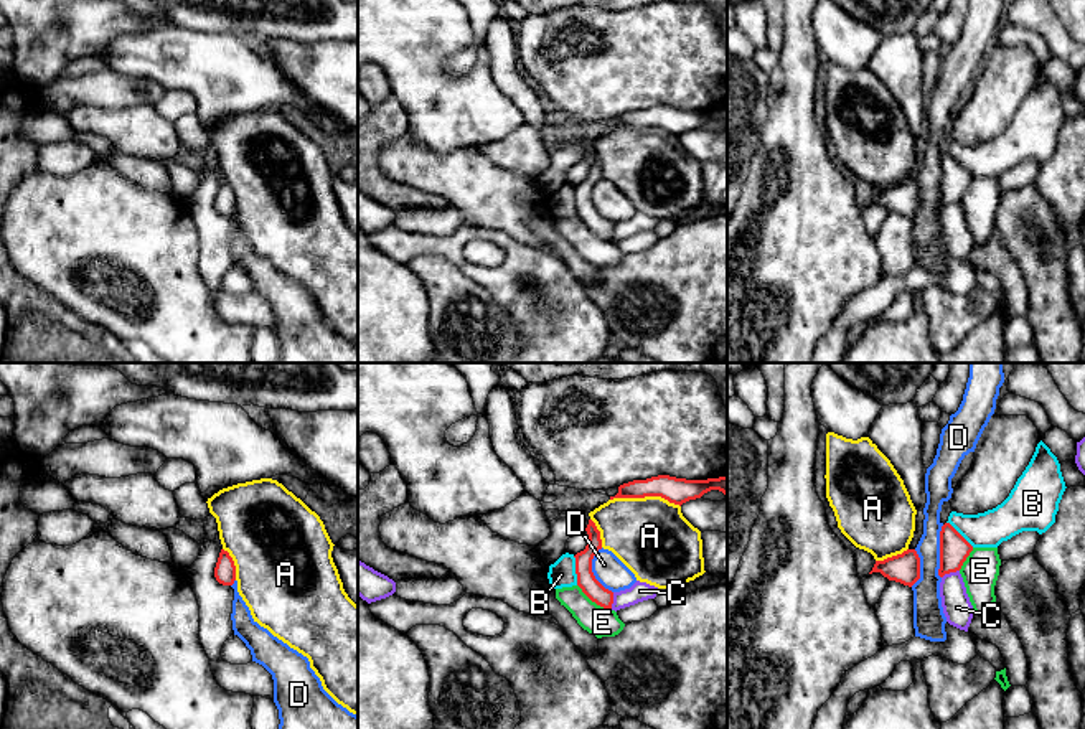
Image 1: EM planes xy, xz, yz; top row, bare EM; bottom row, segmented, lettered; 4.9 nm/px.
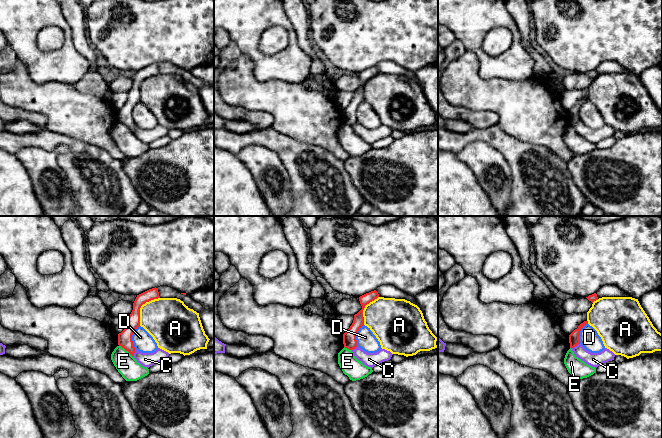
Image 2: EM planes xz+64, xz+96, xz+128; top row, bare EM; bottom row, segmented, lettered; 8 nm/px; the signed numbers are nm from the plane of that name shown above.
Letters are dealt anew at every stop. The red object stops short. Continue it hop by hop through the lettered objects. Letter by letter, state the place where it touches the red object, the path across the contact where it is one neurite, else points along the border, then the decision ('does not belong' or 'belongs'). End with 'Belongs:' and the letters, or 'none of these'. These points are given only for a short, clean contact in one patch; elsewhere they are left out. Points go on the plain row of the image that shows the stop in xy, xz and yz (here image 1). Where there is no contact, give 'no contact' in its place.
A: contact xz (645, 126); does not belong
B: contact xz (576, 202); does not belong
C: contact yz (950, 202); does not belong
D: contact yz (940, 182); does not belong
E: contact xz (594, 231); does not belong
Belongs: none of these

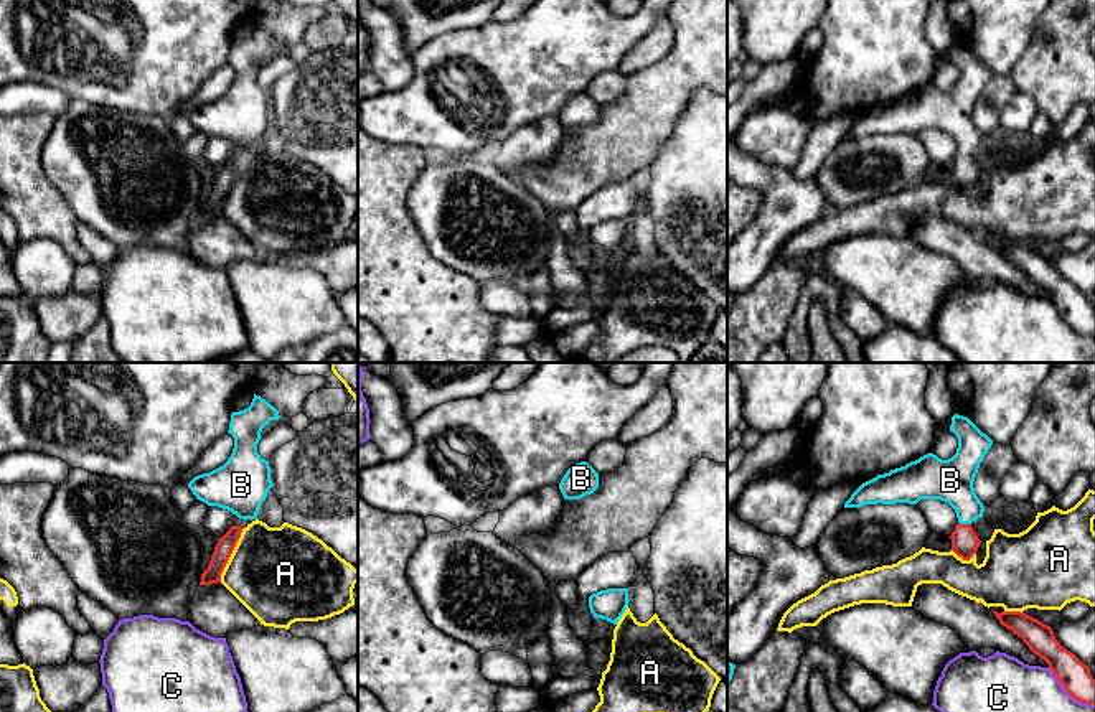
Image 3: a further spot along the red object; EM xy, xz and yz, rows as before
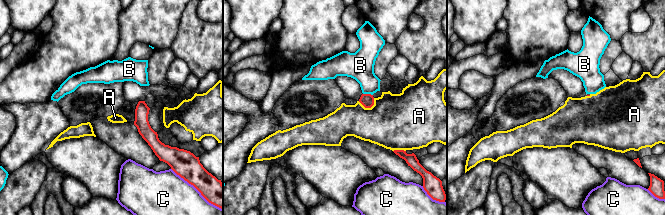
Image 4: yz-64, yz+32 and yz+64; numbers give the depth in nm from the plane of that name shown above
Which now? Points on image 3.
A: contact xy (231, 183); does not belong
B: contact yz (965, 155); way yz (965, 173), (965, 155), (965, 132), (950, 111); belongs
C: contact yz (1069, 323); does not belong
Belongs: B

